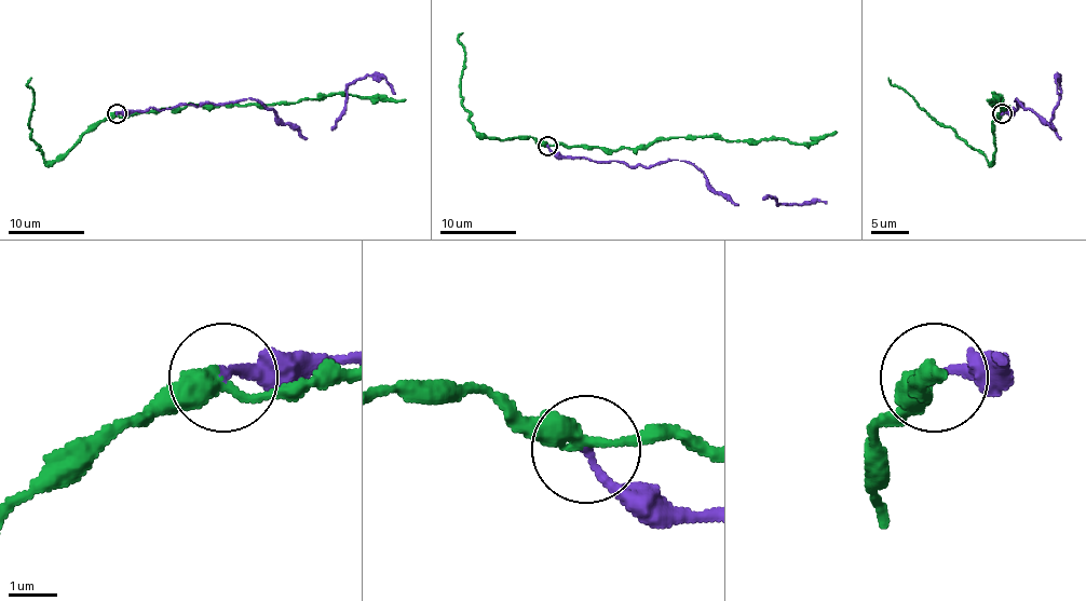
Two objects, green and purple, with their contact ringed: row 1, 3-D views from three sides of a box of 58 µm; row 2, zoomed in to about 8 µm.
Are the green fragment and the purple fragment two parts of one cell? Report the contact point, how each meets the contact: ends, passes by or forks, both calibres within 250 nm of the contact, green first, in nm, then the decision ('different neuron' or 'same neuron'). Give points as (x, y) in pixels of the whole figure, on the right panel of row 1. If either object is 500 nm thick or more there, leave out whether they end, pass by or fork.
(1002, 113) | green passes by | purple ends | 360/180 nm | different neuron

